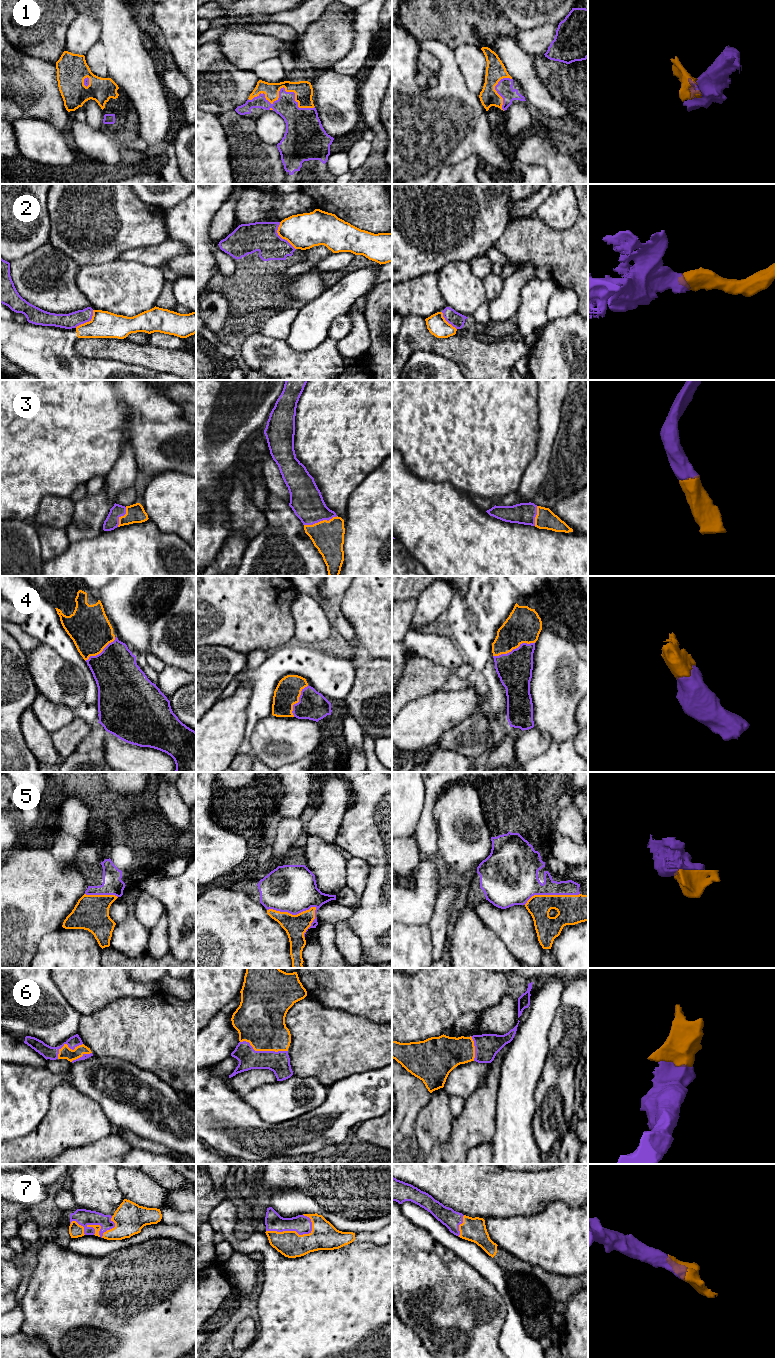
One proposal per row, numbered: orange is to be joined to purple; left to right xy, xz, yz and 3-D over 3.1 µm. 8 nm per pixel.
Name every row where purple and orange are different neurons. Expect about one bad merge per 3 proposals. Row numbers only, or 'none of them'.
2

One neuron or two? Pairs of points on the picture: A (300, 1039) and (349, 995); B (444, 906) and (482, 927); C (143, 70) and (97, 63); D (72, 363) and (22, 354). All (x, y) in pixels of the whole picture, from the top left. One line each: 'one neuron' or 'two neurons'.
A: two neurons
B: two neurons
C: two neurons
D: one neuron

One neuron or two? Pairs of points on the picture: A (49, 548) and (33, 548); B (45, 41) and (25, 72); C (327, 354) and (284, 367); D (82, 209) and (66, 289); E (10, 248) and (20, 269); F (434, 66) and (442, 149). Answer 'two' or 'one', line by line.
A: two
B: two
C: one
D: two
E: two
F: two

